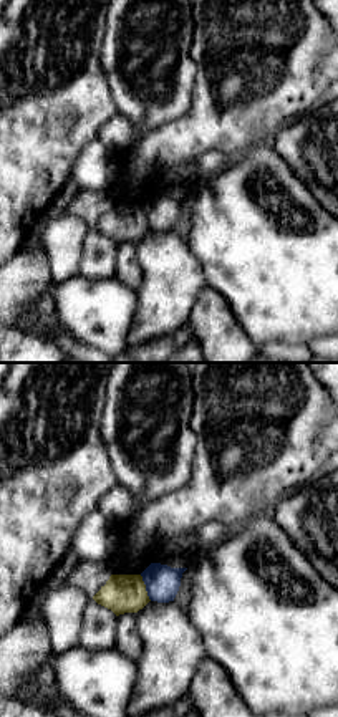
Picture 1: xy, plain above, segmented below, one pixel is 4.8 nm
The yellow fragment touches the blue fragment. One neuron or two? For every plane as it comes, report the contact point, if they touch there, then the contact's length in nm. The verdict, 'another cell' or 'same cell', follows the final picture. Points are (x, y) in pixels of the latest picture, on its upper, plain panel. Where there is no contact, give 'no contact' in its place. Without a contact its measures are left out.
contact (144, 217); length 140 nm

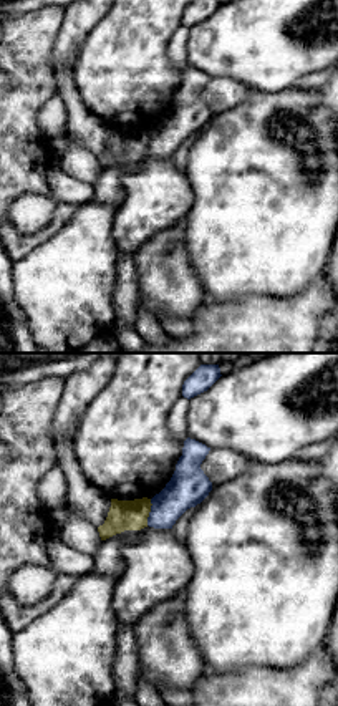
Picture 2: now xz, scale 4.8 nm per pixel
contact (148, 141); length 130 nm

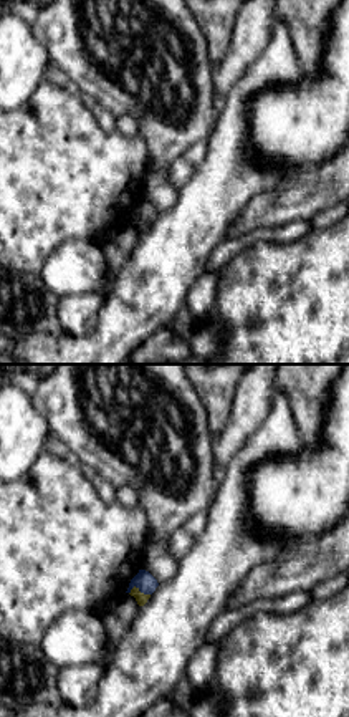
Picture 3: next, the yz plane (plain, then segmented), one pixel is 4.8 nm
contact (138, 219); length 110 nm

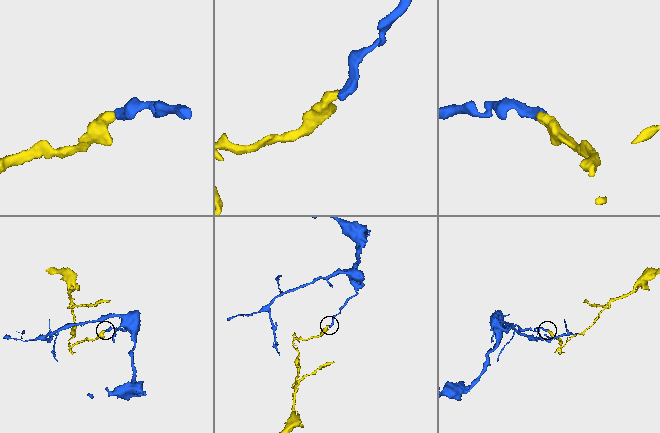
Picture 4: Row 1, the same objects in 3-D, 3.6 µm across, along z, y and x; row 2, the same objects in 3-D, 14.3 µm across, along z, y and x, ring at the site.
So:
another cell

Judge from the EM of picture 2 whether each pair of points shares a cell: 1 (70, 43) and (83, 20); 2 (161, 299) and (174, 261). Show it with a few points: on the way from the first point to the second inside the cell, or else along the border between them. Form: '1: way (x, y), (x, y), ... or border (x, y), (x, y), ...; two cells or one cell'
1: way (70, 38), (78, 25); one cell
2: way (163, 289), (166, 285), (166, 270); one cell

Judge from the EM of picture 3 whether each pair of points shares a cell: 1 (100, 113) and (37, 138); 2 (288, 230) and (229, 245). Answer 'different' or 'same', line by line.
1: different
2: same

